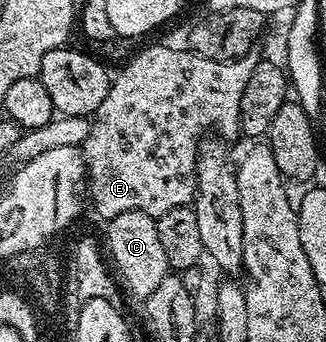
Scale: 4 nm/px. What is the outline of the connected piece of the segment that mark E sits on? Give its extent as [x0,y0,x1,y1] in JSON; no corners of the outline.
[80,45,255,223]

